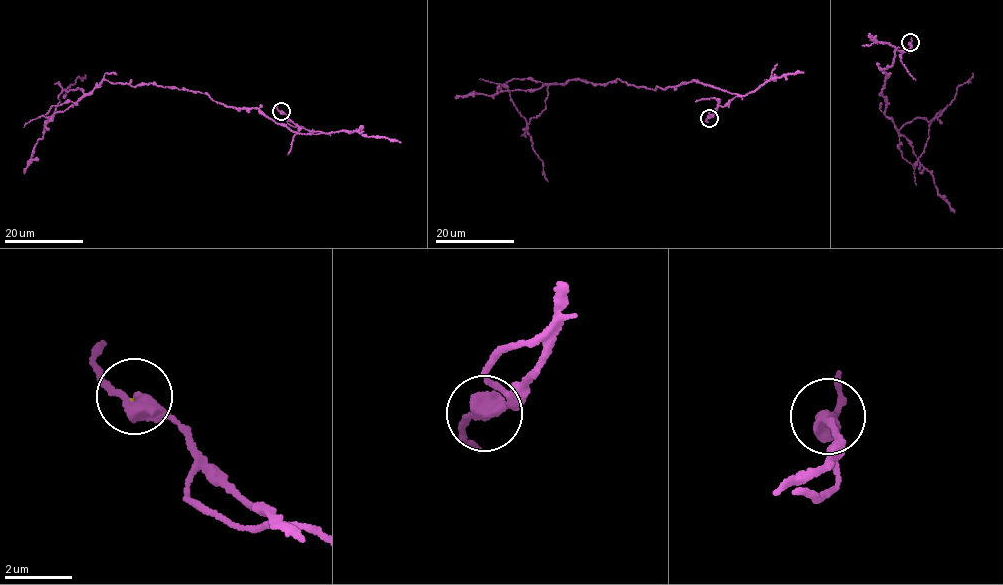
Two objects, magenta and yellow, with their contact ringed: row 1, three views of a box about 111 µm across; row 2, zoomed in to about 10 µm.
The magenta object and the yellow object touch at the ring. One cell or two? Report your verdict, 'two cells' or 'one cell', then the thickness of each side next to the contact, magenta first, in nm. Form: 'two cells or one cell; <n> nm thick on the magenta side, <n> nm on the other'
two cells; 440 nm thick on the magenta side, 60 nm on the other

